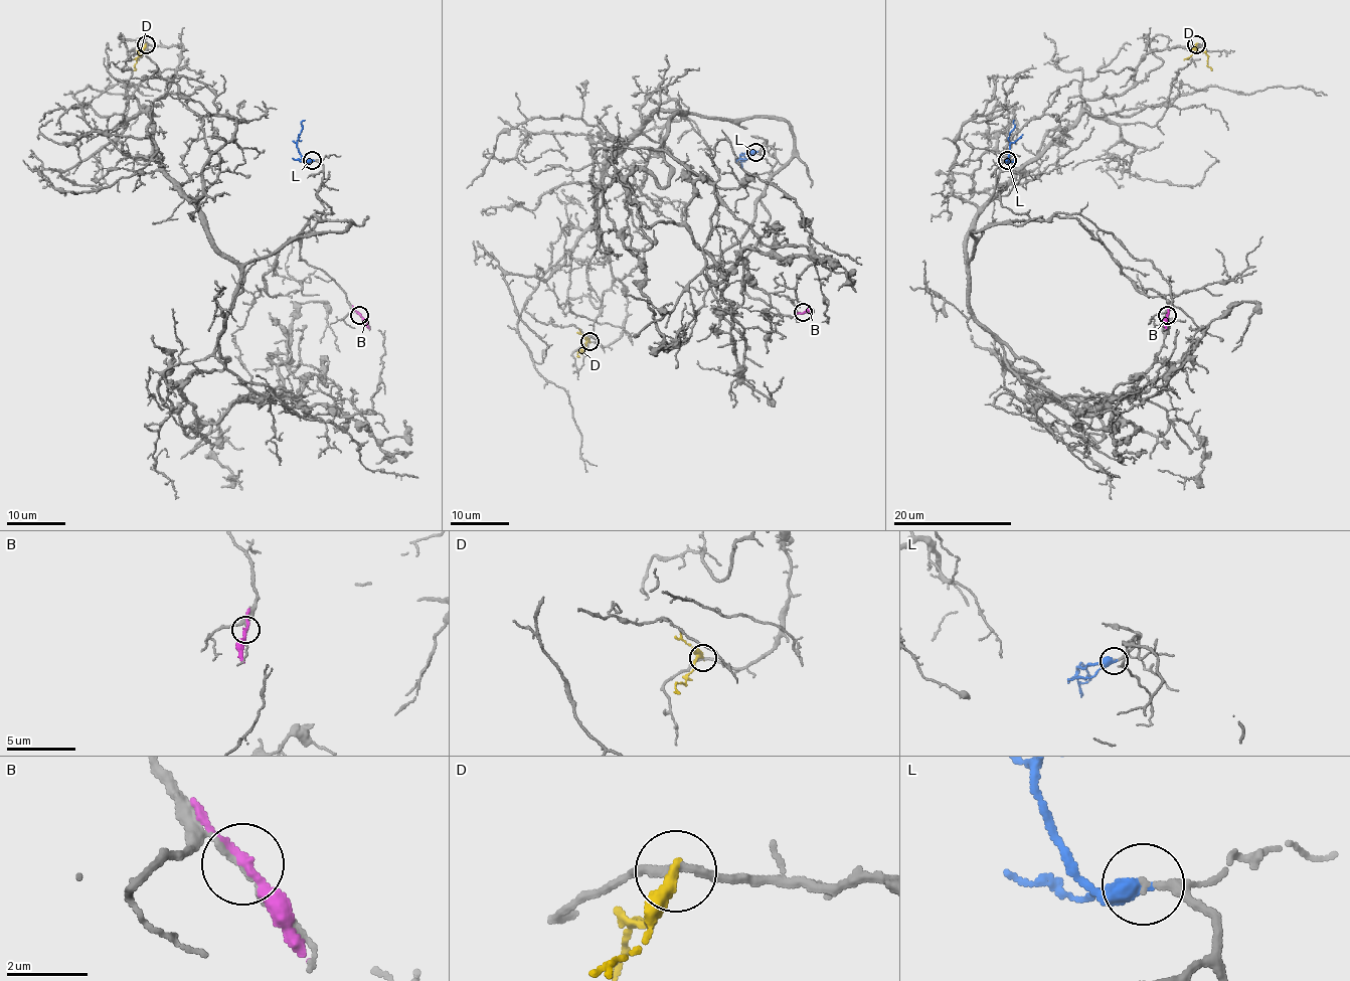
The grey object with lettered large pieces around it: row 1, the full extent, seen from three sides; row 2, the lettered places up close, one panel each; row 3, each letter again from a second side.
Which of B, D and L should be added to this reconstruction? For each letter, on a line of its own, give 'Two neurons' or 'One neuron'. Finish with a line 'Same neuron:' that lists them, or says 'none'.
B: Two neurons
D: Two neurons
L: One neuron
Same neuron: L

